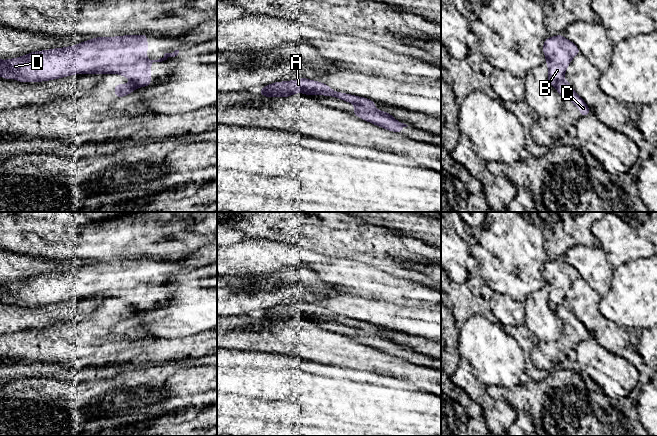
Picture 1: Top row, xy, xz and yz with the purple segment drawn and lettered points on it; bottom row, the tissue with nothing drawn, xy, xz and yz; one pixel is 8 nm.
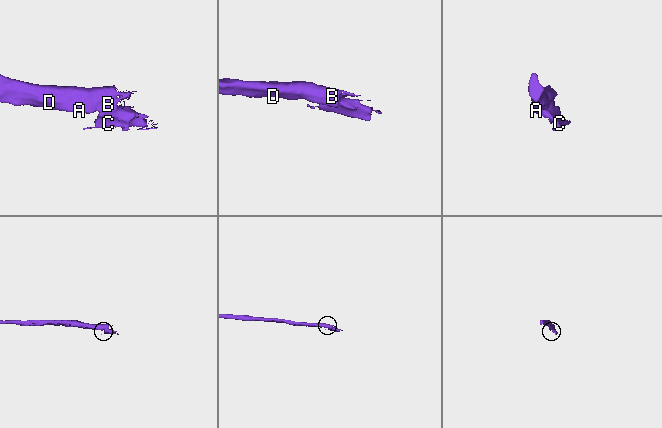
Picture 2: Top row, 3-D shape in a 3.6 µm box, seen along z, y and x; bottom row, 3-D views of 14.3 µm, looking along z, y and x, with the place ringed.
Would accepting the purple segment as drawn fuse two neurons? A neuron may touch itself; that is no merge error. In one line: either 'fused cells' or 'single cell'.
fused cells

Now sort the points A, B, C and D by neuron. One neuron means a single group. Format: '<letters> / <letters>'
A B D / C

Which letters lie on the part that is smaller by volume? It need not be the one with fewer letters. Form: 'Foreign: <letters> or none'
Foreign: C

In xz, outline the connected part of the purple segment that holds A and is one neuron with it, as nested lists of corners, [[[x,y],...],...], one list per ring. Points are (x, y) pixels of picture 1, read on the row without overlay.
[[[300,302],[291,305],[275,306],[266,309],[264,312],[258,315],[258,317],[264,319],[265,321],[282,322],[291,320],[298,316],[306,319],[325,319],[337,321],[349,327],[354,327],[368,333],[375,333],[375,326],[370,323],[333,315],[329,310],[324,307],[306,302]]]

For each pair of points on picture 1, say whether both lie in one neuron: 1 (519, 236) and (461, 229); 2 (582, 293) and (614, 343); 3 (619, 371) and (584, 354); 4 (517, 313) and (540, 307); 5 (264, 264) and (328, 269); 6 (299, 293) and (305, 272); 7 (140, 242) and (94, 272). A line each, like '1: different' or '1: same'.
1: different
2: same
3: same
4: different
5: same
6: different
7: different

